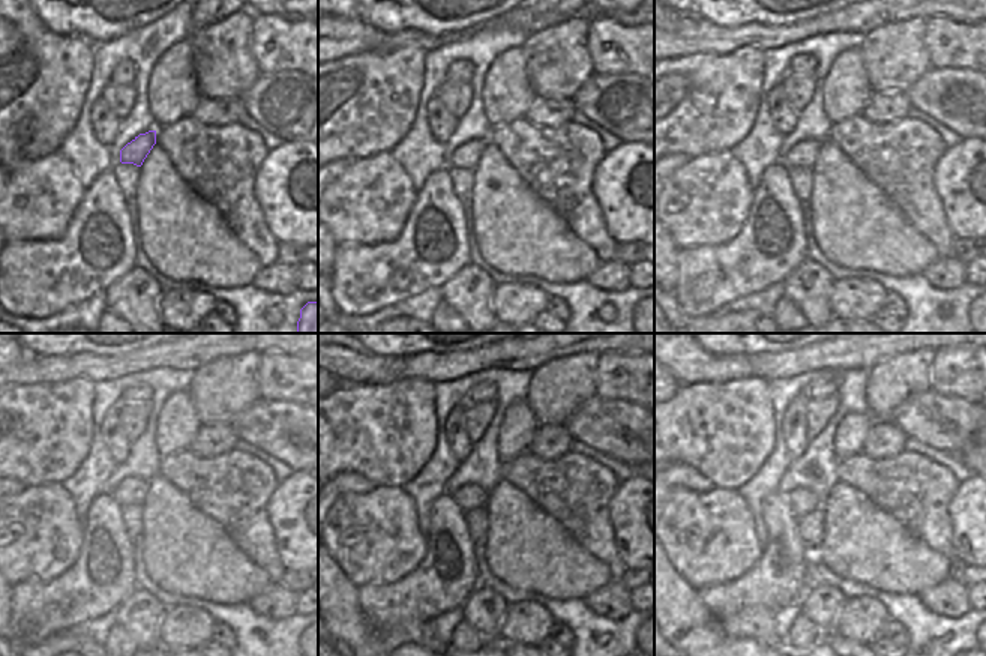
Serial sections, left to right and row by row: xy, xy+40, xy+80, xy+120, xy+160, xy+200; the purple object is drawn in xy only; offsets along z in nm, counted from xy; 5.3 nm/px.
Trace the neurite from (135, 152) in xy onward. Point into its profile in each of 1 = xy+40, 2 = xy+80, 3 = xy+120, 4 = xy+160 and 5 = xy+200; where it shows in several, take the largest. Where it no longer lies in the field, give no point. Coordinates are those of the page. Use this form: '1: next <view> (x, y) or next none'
1: next xy+40 (467, 156)
2: next xy+80 (803, 153)
3: next xy+120 (132, 491)
4: next xy+160 (468, 497)
5: next xy+200 (803, 500)

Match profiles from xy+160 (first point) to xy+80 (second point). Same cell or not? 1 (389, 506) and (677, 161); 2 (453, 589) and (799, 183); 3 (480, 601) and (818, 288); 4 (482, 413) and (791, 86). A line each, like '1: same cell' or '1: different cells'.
1: different cells
2: different cells
3: same cell
4: same cell

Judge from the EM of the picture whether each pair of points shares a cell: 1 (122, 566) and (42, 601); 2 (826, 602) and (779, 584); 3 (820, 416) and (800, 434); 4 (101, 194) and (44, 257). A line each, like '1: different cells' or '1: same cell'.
1: same cell
2: different cells
3: different cells
4: same cell

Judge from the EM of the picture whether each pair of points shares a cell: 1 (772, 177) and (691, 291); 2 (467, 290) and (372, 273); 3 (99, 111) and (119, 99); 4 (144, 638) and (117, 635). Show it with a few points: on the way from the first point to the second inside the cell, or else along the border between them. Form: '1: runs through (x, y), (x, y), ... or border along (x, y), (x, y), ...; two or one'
1: runs through (757, 207), (754, 233), (721, 266); one
2: border along (470, 263), (461, 267), (441, 287); two
3: border along (102, 96), (120, 120); two
4: border along (117, 625), (132, 640); two

